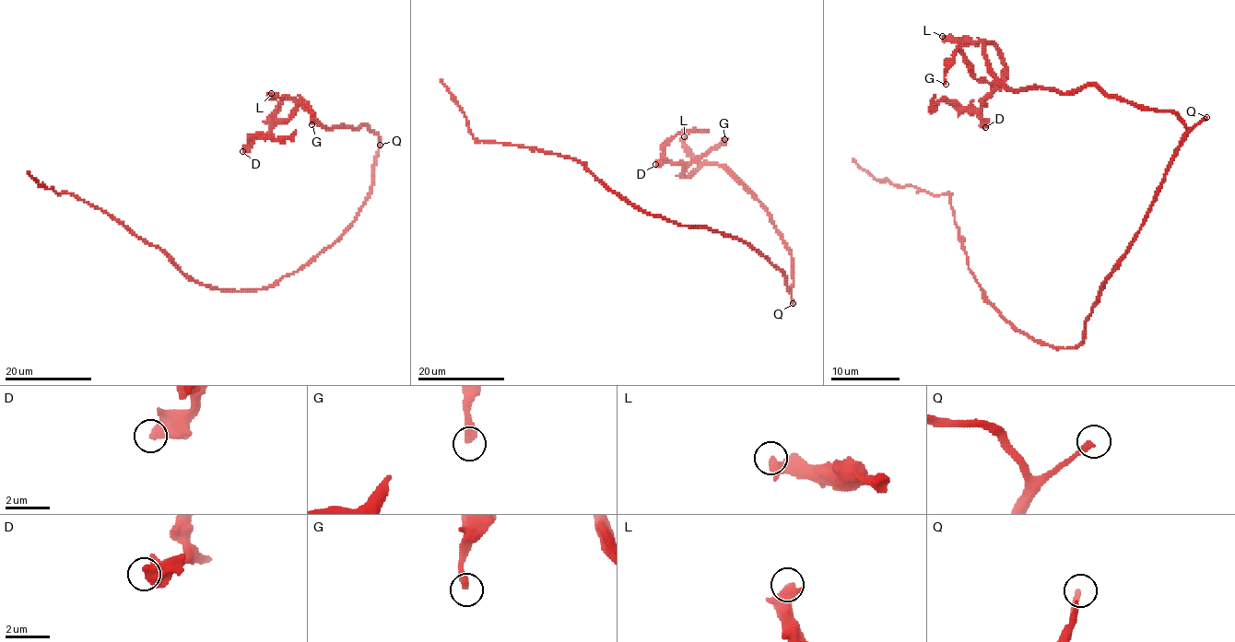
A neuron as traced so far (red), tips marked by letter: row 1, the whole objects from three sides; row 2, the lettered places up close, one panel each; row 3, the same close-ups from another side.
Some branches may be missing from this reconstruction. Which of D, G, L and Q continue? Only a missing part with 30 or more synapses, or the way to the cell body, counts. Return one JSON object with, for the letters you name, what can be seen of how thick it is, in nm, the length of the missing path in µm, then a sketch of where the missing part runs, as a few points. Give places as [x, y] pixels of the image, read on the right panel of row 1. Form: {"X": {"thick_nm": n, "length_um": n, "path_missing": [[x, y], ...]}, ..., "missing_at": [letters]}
{"Q": {"thick_nm": 260, "length_um": 190}, "missing_at": ["Q"]}

